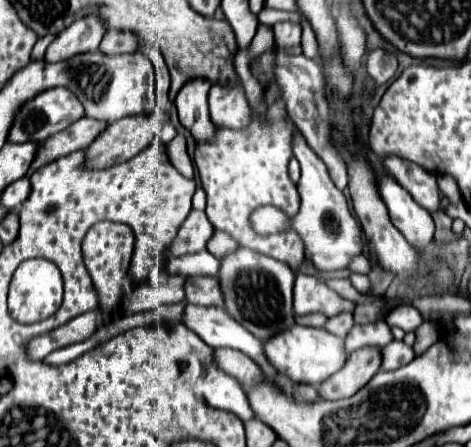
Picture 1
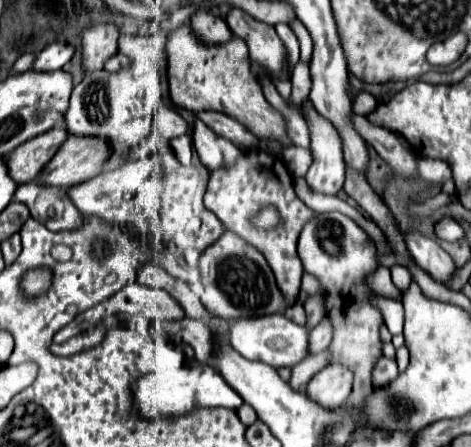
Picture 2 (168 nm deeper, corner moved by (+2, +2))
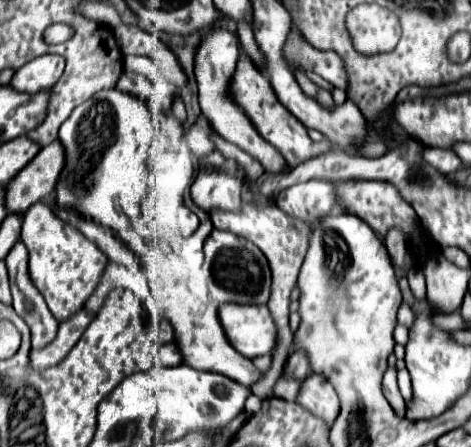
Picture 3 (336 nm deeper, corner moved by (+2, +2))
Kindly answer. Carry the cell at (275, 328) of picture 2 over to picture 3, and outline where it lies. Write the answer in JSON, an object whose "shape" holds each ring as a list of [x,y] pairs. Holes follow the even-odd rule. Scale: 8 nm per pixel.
{"shape":[[[219,305],[219,321],[227,341],[245,357],[271,355],[277,329],[265,305]]]}

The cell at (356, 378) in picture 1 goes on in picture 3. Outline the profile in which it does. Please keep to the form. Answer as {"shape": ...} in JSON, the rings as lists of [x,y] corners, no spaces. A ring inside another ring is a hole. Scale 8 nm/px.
{"shape":[[[315,373],[301,381],[297,403],[301,403],[301,407],[315,417],[323,419],[327,425],[331,425],[339,413],[339,397],[333,385]]]}

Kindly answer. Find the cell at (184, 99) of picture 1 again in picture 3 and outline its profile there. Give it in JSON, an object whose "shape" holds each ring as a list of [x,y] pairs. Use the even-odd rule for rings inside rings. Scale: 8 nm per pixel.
{"shape":[[[201,169],[195,183],[191,185],[191,199],[205,213],[211,213],[213,209],[225,209],[235,213],[237,209],[241,209],[241,187],[243,179]]]}

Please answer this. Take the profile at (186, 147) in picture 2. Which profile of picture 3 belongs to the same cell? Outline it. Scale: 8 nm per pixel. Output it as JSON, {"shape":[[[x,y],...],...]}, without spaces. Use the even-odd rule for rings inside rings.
{"shape":[[[199,115],[197,123],[191,127],[191,131],[185,137],[189,149],[195,153],[197,159],[203,157],[203,155],[207,155],[207,153],[211,153],[215,149],[213,141],[211,141],[211,135],[213,135],[213,129],[207,123],[207,117],[205,115]]]}

